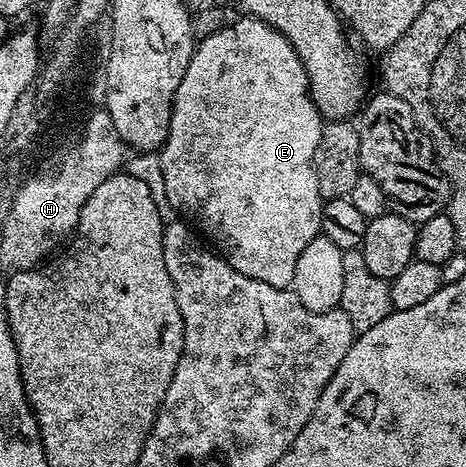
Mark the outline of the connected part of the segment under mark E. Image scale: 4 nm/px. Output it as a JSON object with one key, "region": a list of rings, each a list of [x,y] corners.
{"region":[[[241,17],[238,23],[233,23],[230,27],[229,24],[222,25],[215,33],[211,33],[196,44],[191,61],[187,65],[187,73],[183,73],[183,81],[179,81],[179,89],[175,89],[169,132],[159,151],[163,183],[166,185],[170,208],[174,212],[178,211],[181,214],[178,216],[188,220],[202,236],[208,237],[212,246],[229,262],[231,269],[239,269],[243,277],[263,281],[263,285],[292,288],[299,255],[313,238],[321,234],[323,200],[312,162],[319,149],[322,126],[321,114],[318,113],[317,106],[309,96],[309,77],[303,67],[303,61],[295,53],[289,39],[271,25],[252,17]]]}

